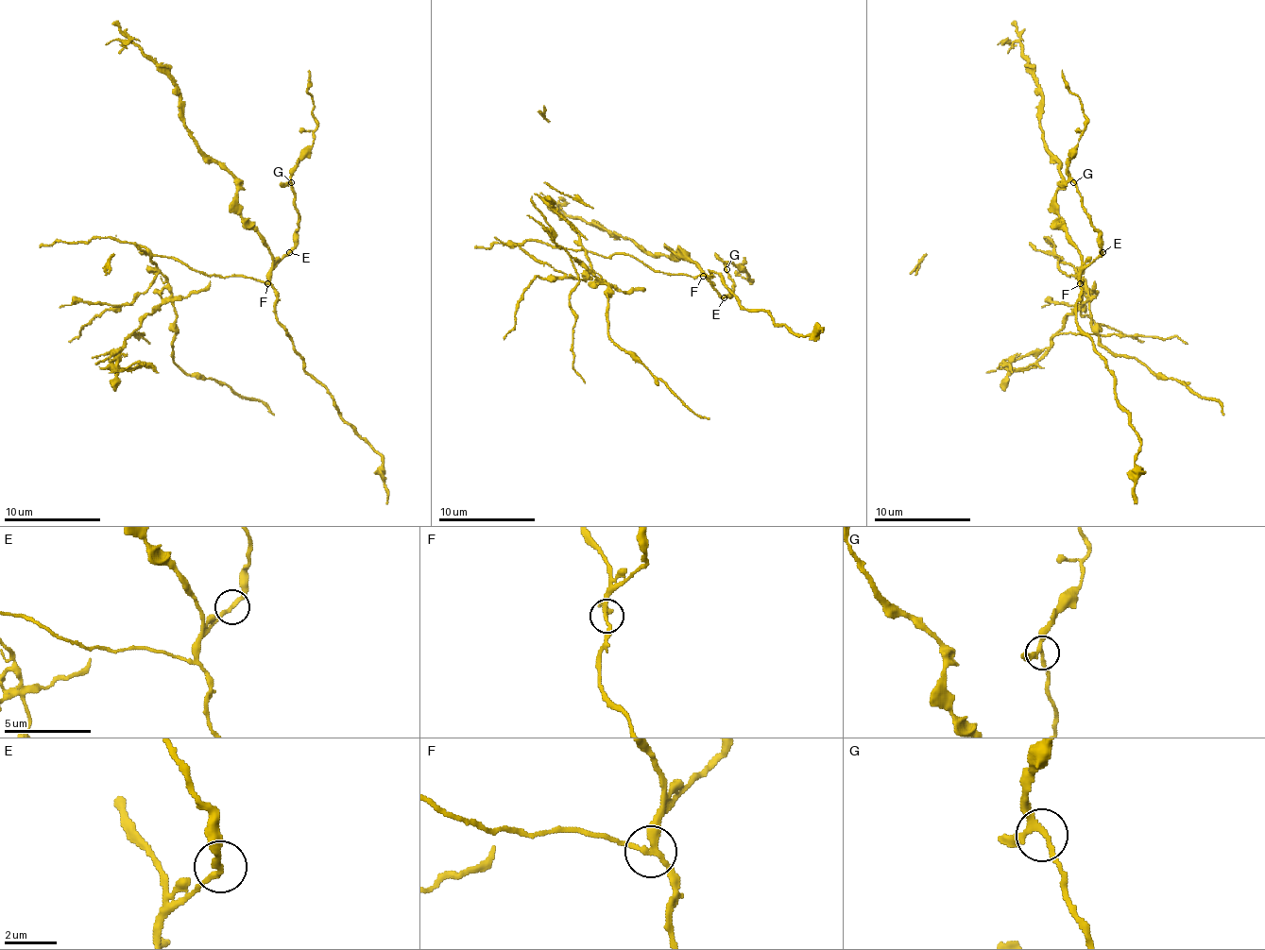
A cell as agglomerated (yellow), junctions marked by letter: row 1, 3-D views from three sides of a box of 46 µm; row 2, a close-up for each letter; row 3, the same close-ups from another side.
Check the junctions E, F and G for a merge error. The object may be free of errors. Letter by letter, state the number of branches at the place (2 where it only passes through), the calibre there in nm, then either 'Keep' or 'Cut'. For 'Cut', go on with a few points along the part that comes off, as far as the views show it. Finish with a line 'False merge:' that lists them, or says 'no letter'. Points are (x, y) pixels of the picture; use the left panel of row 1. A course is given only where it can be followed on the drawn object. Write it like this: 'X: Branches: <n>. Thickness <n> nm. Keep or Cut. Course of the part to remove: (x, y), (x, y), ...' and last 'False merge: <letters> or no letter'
E: Branches: 2. Thickness 240 nm. Keep
F: Branches: 3. Thickness 200 nm. Cut. Course of the part to remove: (267, 283), (207, 277), (163, 255), (151, 257), (168, 283), (173, 361), (185, 373), (255, 398), (274, 414)
G: Branches: 3. Thickness 190 nm. Keep
False merge: F

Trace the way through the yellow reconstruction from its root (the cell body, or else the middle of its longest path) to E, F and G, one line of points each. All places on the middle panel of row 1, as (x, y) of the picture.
E: (661, 271), (705, 276), (724, 297)
F: (661, 271), (702, 276)
G: (661, 271), (705, 276), (722, 296), (728, 296), (733, 291), (733, 283), (726, 269)

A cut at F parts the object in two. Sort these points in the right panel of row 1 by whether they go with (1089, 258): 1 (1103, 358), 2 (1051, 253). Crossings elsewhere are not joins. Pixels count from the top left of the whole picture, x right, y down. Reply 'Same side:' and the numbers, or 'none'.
Same side: 1

